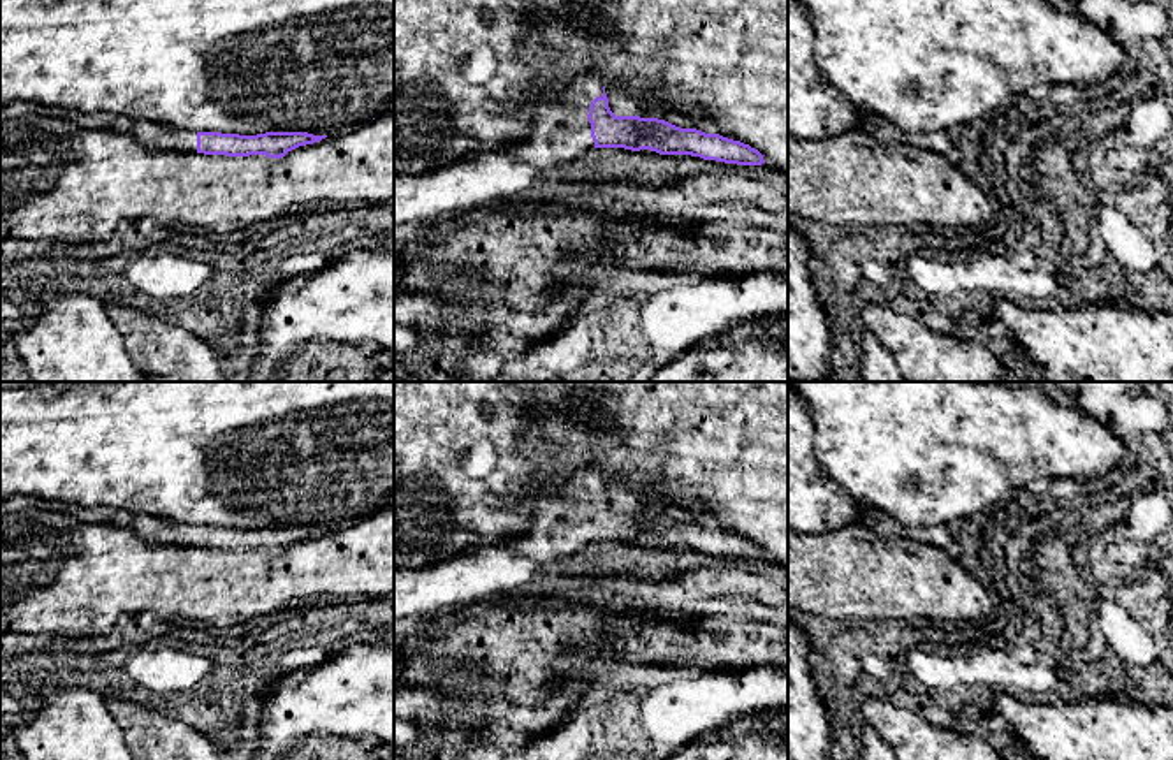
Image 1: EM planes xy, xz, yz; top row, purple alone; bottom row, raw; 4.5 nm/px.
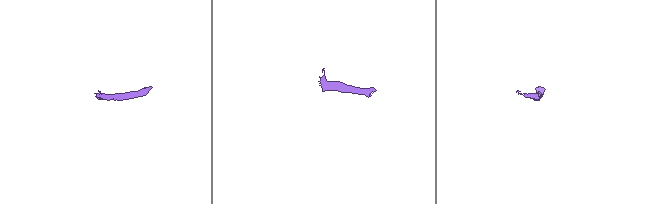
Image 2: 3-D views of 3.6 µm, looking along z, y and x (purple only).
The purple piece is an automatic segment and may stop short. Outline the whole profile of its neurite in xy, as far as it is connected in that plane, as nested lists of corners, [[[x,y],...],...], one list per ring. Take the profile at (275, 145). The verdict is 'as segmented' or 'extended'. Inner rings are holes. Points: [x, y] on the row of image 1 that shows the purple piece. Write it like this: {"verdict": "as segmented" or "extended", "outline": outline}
{"verdict": "extended", "outline": [[[26,100],[0,106],[0,114],[7,120],[23,118],[30,113],[70,120],[86,130],[109,130],[135,137],[149,151],[179,151],[227,157],[266,155],[281,158],[288,151],[318,142],[327,135],[308,132],[266,132],[257,135],[188,132],[172,125],[135,120],[114,113],[77,113],[58,106],[42,106]]]}

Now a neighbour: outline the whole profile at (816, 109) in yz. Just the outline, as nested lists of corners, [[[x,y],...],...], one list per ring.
[[[788,0],[788,134],[830,139],[856,125],[853,104],[827,83],[816,65],[812,25],[804,5]]]

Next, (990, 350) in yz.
[[[971,343],[971,345],[974,345],[974,347],[978,347],[980,350],[985,352],[981,361],[987,364],[987,368],[990,371],[990,380],[999,376],[994,371],[995,362],[1004,364],[1006,371],[1009,371],[1009,369],[1025,371],[1024,366],[1020,366],[1018,362],[1013,362],[1008,357],[1004,357],[994,343],[987,343],[987,345]]]

